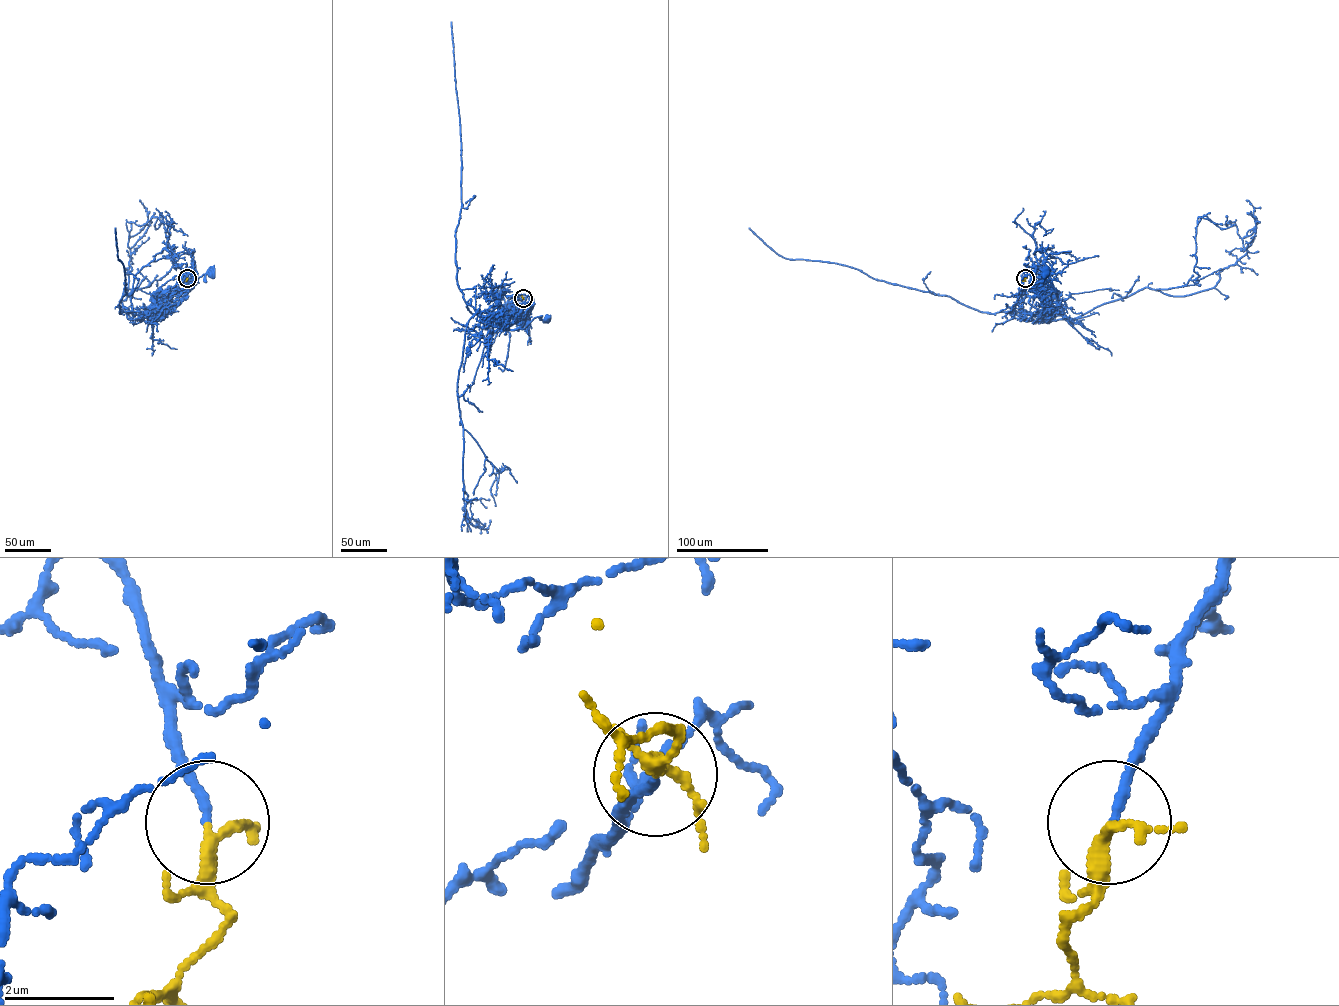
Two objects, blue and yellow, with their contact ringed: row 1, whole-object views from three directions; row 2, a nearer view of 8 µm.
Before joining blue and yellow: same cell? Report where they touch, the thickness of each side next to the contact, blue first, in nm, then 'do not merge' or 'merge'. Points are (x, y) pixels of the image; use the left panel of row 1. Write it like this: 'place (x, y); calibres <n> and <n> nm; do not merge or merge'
place (187, 278); calibres 150 and 190 nm; merge

